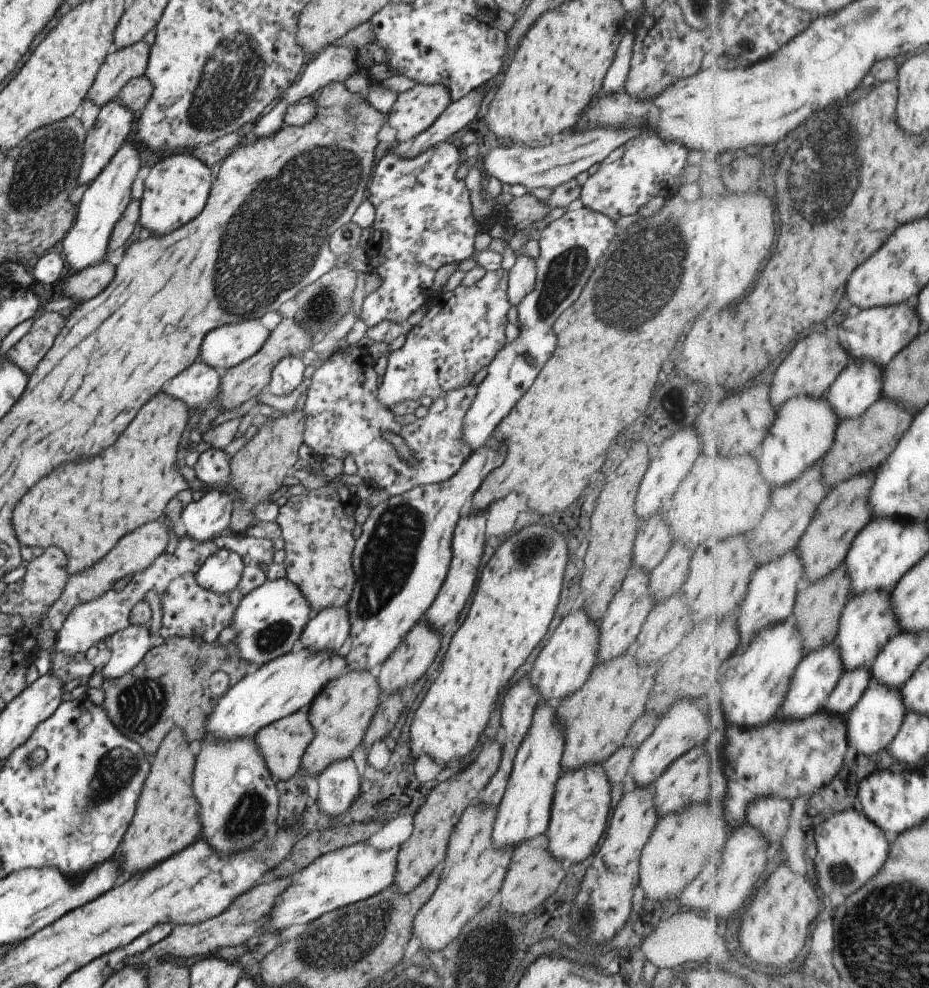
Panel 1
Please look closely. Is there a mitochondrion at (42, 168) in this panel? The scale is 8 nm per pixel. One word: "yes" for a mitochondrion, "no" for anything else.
yes

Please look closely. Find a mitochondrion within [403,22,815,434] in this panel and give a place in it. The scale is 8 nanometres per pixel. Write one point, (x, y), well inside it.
(660, 241)

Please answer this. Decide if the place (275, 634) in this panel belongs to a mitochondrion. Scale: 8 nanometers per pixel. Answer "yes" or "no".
yes

